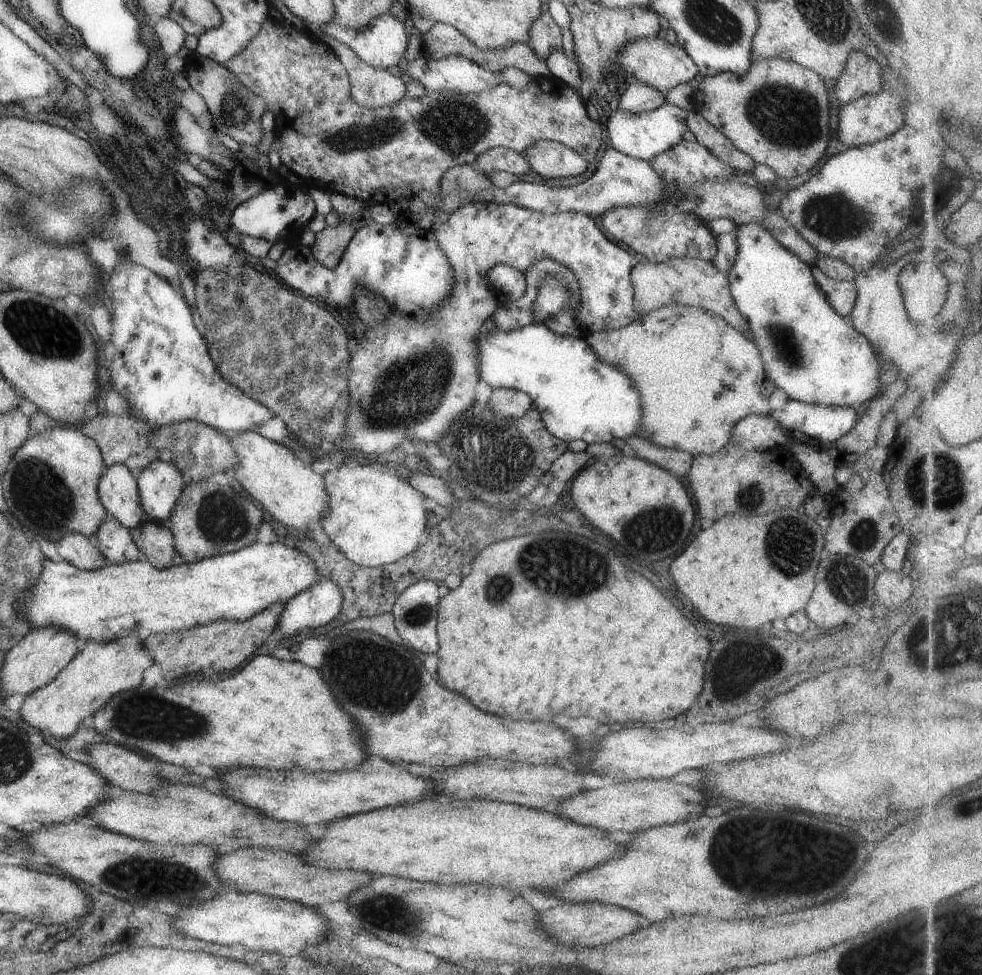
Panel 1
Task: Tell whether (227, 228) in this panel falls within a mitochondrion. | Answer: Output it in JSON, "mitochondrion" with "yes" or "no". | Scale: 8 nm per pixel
{"mitochondrion":"no"}

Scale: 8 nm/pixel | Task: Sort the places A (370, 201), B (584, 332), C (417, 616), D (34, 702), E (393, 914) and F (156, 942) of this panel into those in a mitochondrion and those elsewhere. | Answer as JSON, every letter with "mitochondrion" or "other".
{"A":"other","B":"other","C":"mitochondrion","D":"other","E":"mitochondrion","F":"other"}

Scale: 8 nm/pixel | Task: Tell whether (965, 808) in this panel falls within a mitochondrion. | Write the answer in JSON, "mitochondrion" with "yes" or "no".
{"mitochondrion":"no"}

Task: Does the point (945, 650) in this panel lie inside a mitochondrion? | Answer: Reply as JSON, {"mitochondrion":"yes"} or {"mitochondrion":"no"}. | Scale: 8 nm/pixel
{"mitochondrion":"yes"}

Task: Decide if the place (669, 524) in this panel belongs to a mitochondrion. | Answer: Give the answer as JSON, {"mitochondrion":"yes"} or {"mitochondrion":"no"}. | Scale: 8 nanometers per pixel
{"mitochondrion":"yes"}

